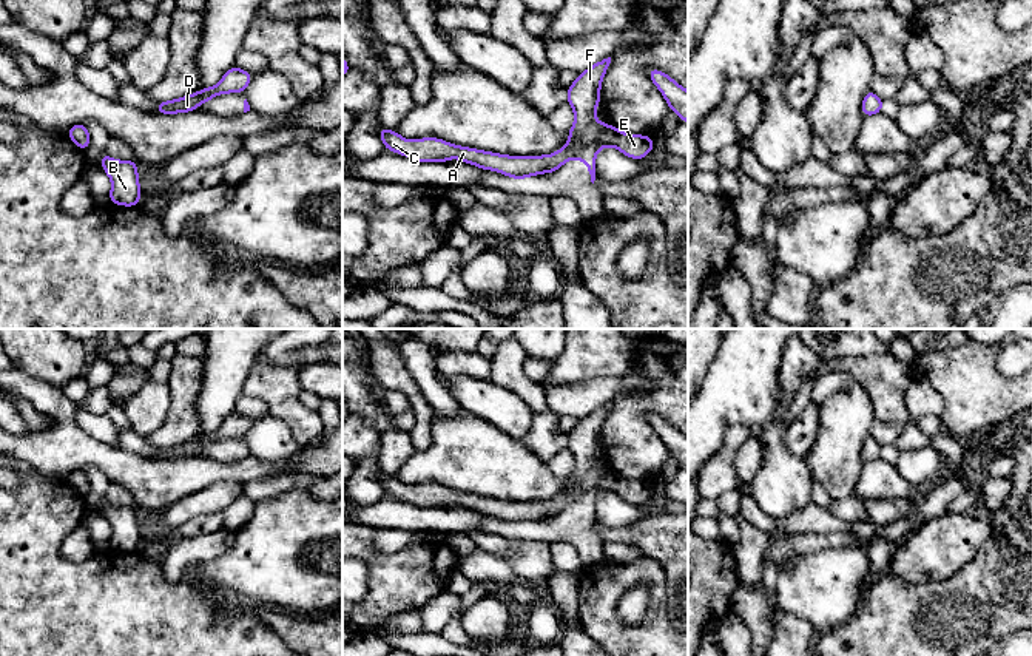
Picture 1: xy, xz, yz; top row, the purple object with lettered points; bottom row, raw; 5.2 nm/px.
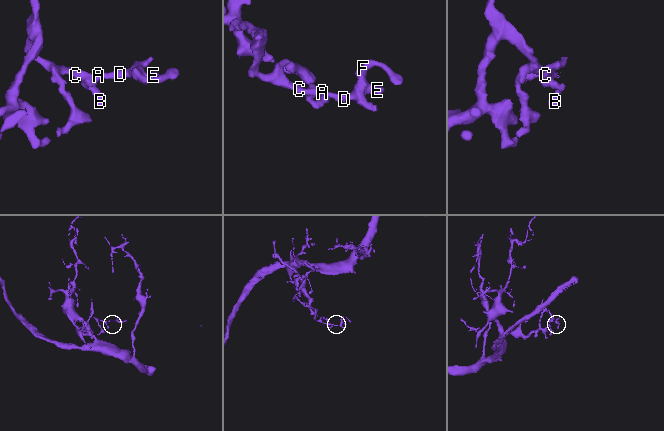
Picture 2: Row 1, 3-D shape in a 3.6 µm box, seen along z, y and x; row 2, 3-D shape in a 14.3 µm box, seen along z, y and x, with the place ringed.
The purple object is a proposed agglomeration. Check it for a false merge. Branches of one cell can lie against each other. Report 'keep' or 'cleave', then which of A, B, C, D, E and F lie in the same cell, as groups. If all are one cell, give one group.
cleave; groups A B C D F / E

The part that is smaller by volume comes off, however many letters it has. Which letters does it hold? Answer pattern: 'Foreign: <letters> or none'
Foreign: E

